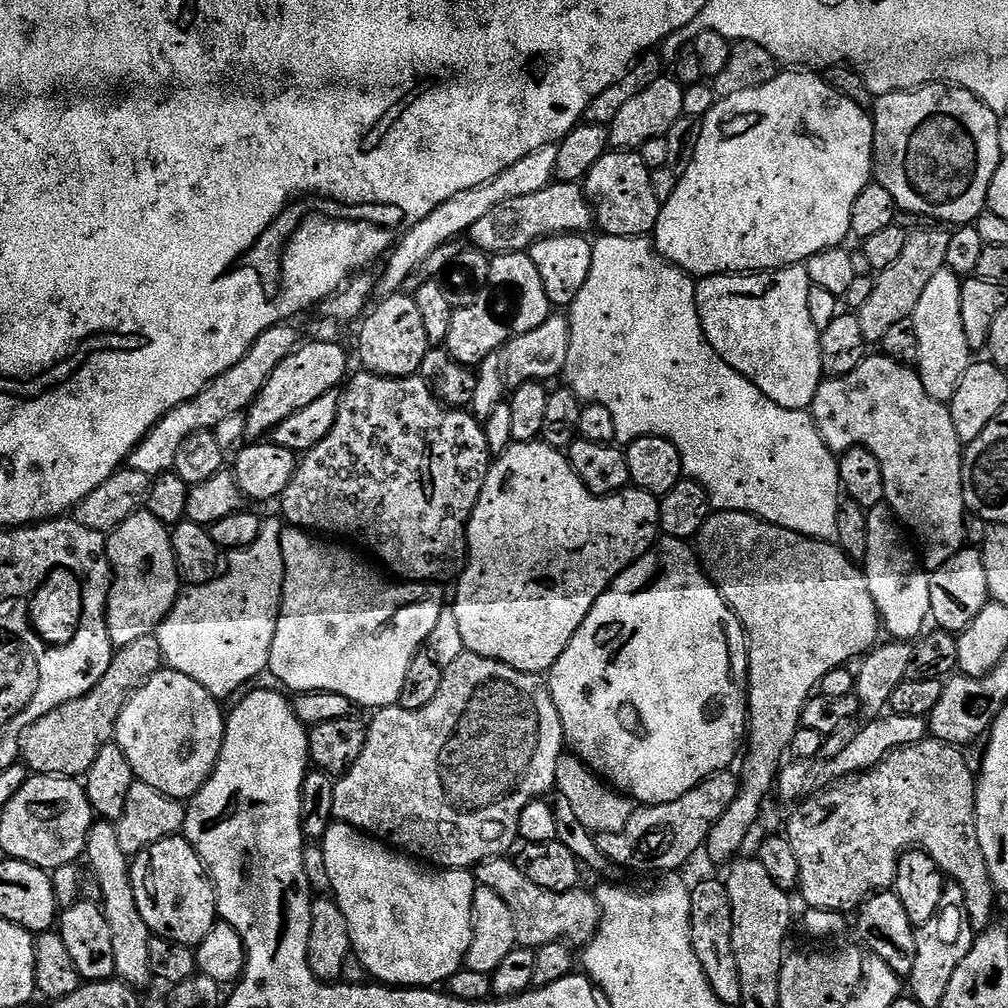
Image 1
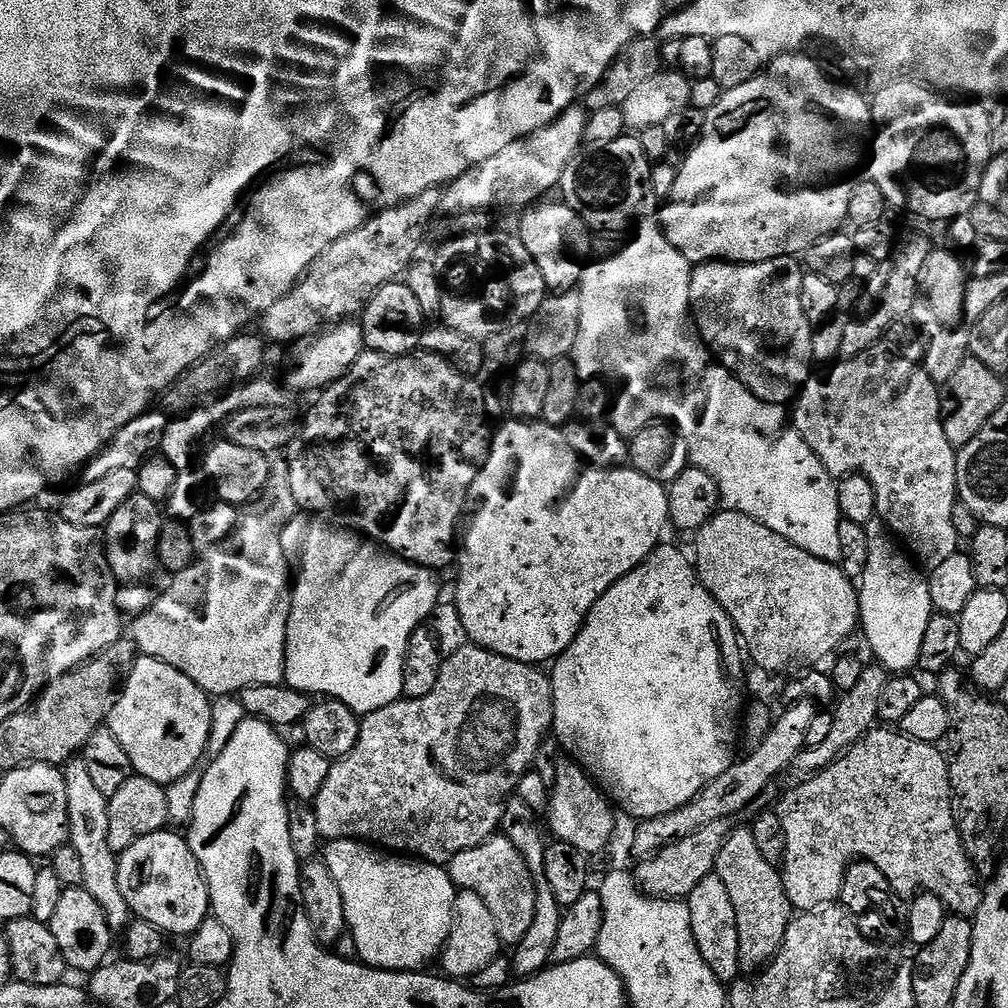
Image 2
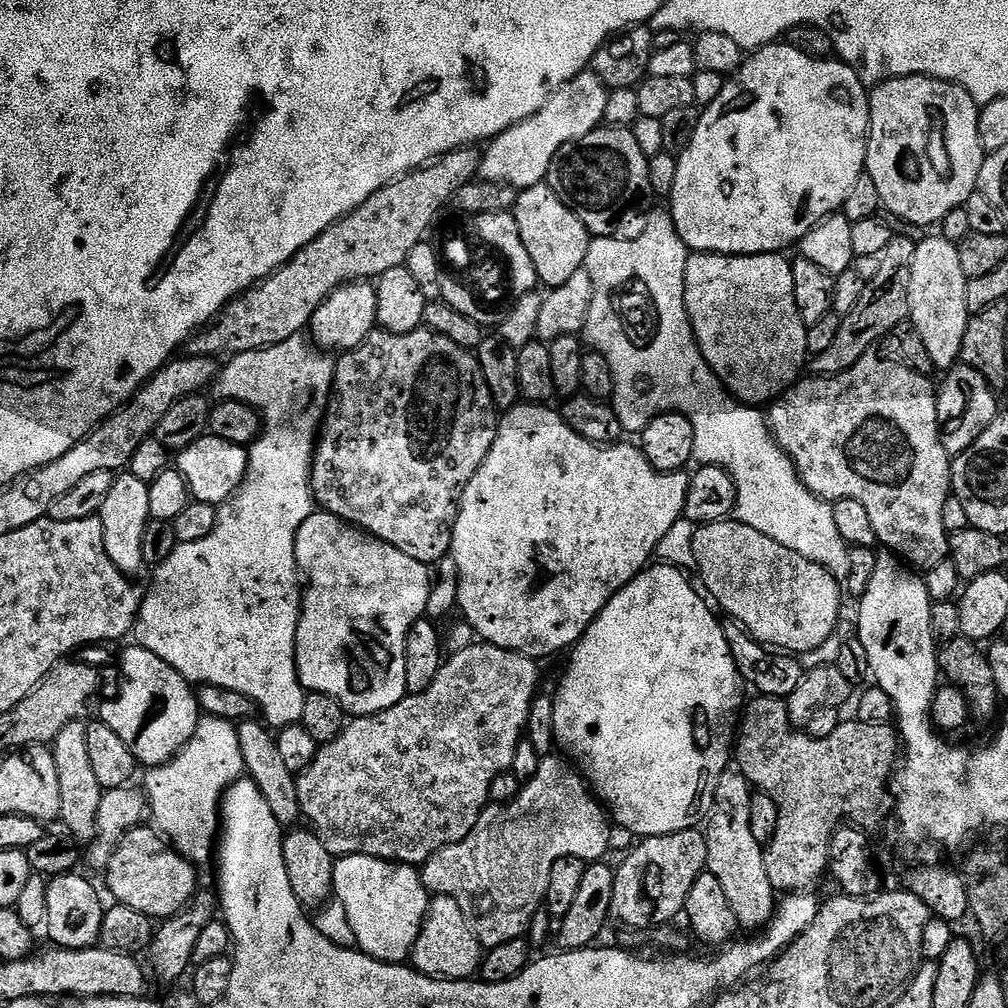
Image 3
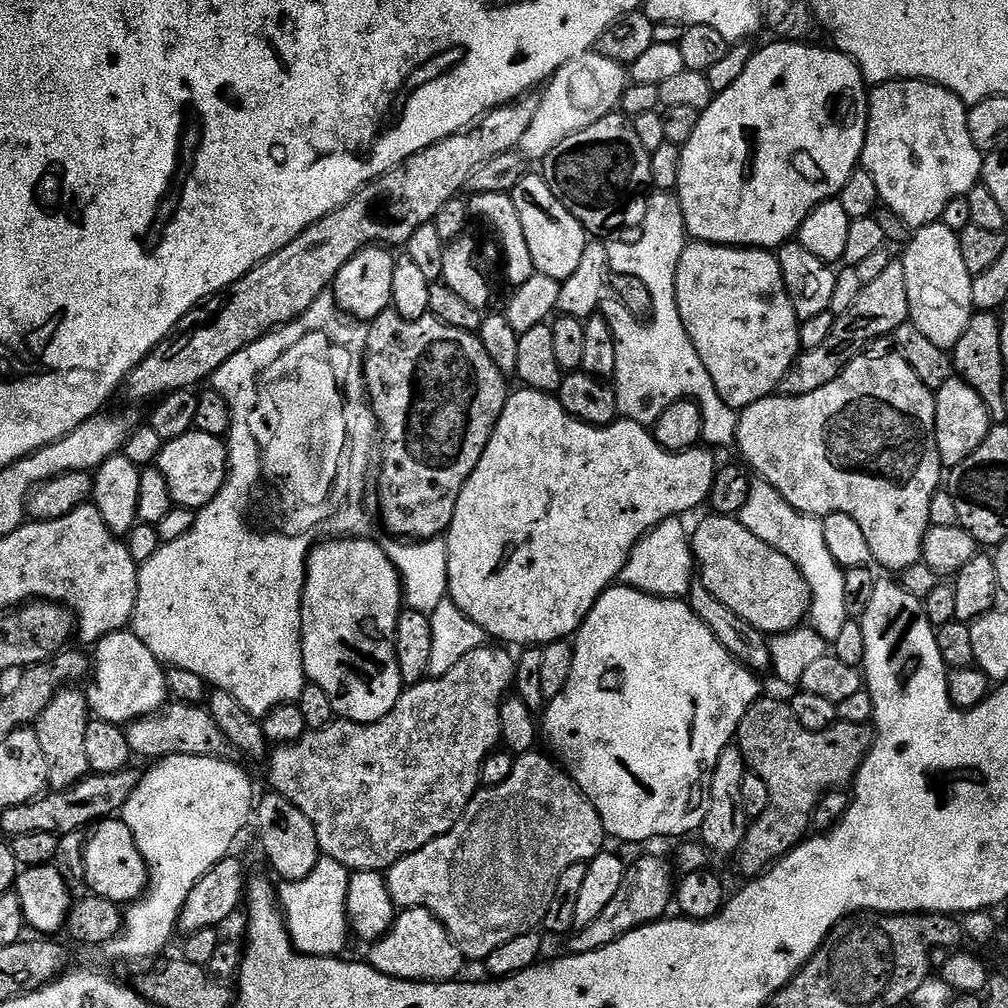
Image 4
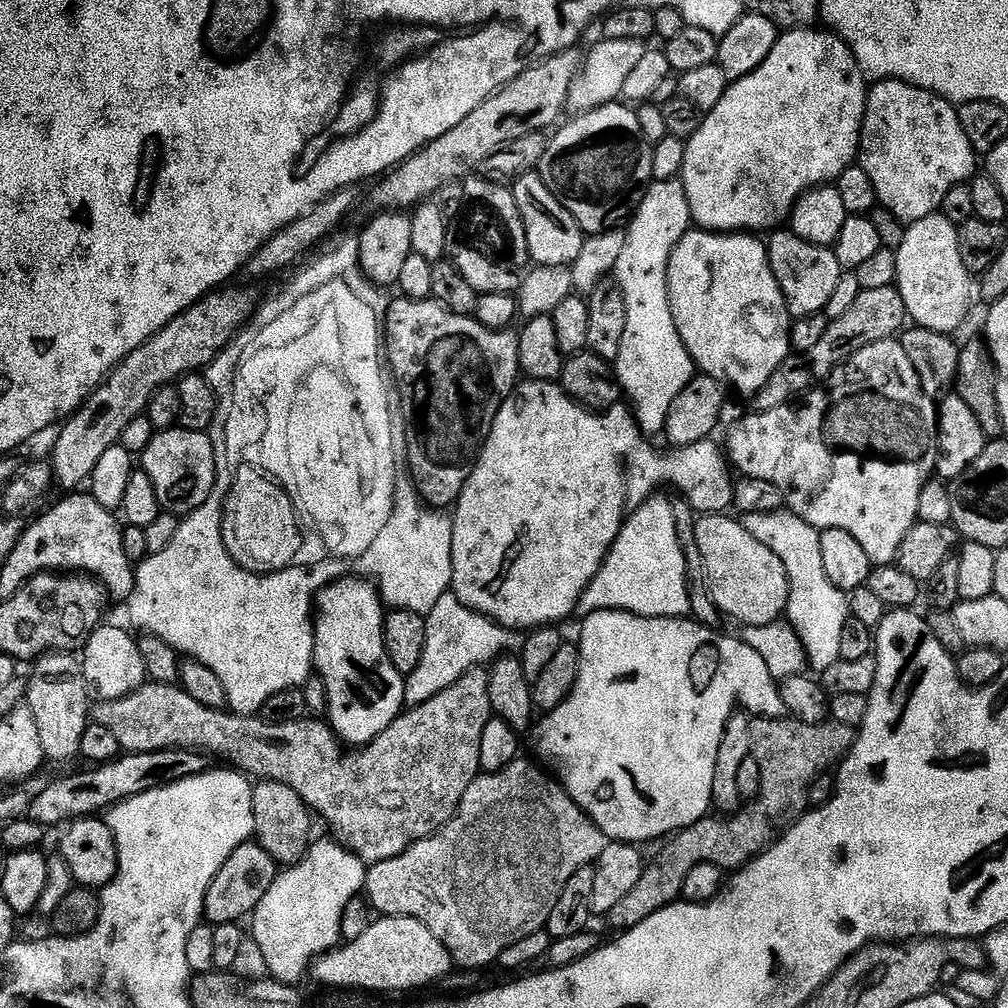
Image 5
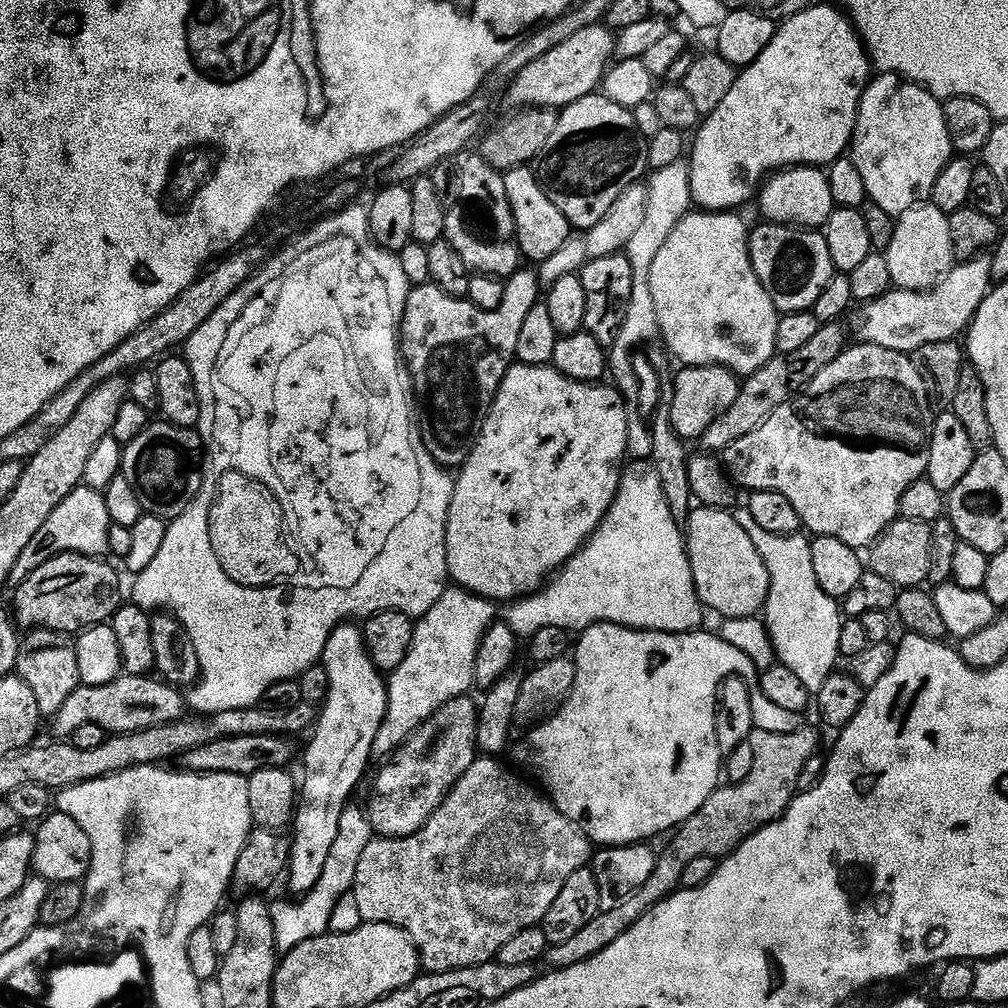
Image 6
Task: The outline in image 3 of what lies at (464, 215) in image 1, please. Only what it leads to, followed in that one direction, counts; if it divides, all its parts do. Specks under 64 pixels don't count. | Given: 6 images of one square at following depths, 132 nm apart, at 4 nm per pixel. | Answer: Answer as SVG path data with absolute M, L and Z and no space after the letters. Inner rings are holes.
M591 70L581 72L569 84L562 84L560 89L550 97L548 105L542 110L538 110L538 114L534 114L530 118L515 124L513 128L508 128L502 134L498 134L495 140L485 147L488 149L483 149L478 173L479 179L512 186L517 190L533 188L545 183L548 179L548 171L558 154L558 150L562 150L562 146L573 144L575 140L586 138L586 134L596 131L597 128L604 124L608 93L609 89L605 88L602 81L596 77L595 72Z

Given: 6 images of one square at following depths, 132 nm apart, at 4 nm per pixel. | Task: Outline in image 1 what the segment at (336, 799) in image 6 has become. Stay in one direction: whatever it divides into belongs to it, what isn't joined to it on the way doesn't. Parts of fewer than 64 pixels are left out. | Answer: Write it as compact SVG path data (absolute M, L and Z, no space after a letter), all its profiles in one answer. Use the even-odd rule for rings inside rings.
M285 527L280 534L280 545L282 546L282 562L284 563L284 593L280 603L278 614L278 626L274 630L274 646L270 646L270 662L268 672L276 680L285 684L285 689L293 688L293 693L301 692L333 692L342 694L352 700L353 705L371 710L391 708L397 703L402 694L402 682L406 682L406 670L410 670L410 662L416 657L416 653L425 647L424 644L432 636L432 631L440 624L440 615L445 615L444 592L439 583L436 582L396 582L391 584L389 577L383 571L375 572L360 556L355 556L348 548L340 544L331 544L331 539L321 538L303 528Z

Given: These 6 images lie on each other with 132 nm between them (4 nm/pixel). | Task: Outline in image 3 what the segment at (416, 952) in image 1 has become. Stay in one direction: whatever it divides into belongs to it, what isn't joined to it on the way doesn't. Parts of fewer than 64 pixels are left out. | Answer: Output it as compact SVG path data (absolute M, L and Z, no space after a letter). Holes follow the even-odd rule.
M341 856L334 866L332 891L335 899L340 899L348 928L352 931L355 947L380 960L383 964L404 964L412 955L418 934L428 917L430 893L424 884L424 877L411 864L397 864L377 856Z

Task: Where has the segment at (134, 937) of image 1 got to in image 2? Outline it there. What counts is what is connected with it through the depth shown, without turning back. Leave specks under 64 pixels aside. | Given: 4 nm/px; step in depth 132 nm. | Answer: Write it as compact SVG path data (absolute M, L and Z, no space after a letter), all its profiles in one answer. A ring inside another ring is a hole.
M82 758L68 761L63 769L66 782L66 798L70 814L70 846L78 850L82 857L82 887L102 906L102 914L106 914L106 922L113 930L127 929L134 917L132 907L126 902L121 887L118 886L118 853L110 846L110 810L106 794L98 791L91 774Z

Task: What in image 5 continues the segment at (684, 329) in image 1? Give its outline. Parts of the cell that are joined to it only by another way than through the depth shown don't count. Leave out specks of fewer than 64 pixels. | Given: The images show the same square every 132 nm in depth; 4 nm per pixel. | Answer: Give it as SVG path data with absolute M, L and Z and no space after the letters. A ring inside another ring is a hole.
M683 179L649 183L628 226L624 232L622 254L614 269L614 281L625 302L625 334L614 367L616 381L629 400L627 403L636 425L645 437L653 438L663 433L672 400L678 398L681 390L698 372L678 334L678 326L674 326L668 297L670 254L693 227ZM787 510L770 514L750 514L742 520L746 530L762 542L782 562L788 575L788 606L786 620L795 630L805 648L807 663L811 671L822 674L834 662L841 660L838 649L842 646L842 626L850 618L848 596L822 570L822 550L820 549L821 529L810 526L802 518L793 516Z

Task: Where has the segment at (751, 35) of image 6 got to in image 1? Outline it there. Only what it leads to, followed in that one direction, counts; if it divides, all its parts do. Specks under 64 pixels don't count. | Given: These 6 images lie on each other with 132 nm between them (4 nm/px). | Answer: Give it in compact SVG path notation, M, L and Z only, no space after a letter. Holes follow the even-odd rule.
M780 70L777 71L776 77L770 82L766 82L762 86L754 86L754 90L742 90L741 92L735 92L729 96L717 99L717 104L714 105L714 98L716 99L715 89L706 82L699 84L689 85L683 96L683 110L685 115L695 116L702 118L700 126L700 137L698 138L698 150L694 150L694 162L690 162L690 166L679 177L677 182L677 189L674 190L674 194L669 197L669 200L661 203L660 217L656 223L656 230L654 233L654 247L663 260L668 261L669 264L673 264L675 268L682 269L683 272L687 272L689 276L693 278L703 278L705 276L723 276L725 274L751 274L753 272L766 272L769 270L775 270L778 268L787 268L790 264L804 264L814 254L819 252L825 252L827 248L838 248L845 243L844 239L849 239L852 230L852 211L854 210L854 198L858 198L858 194L862 194L862 190L867 184L873 183L874 173L872 171L872 147L874 146L874 126L872 125L872 117L860 104L855 104L850 97L844 92L839 92L832 84L827 84L823 80L823 75L817 74L812 70Z

